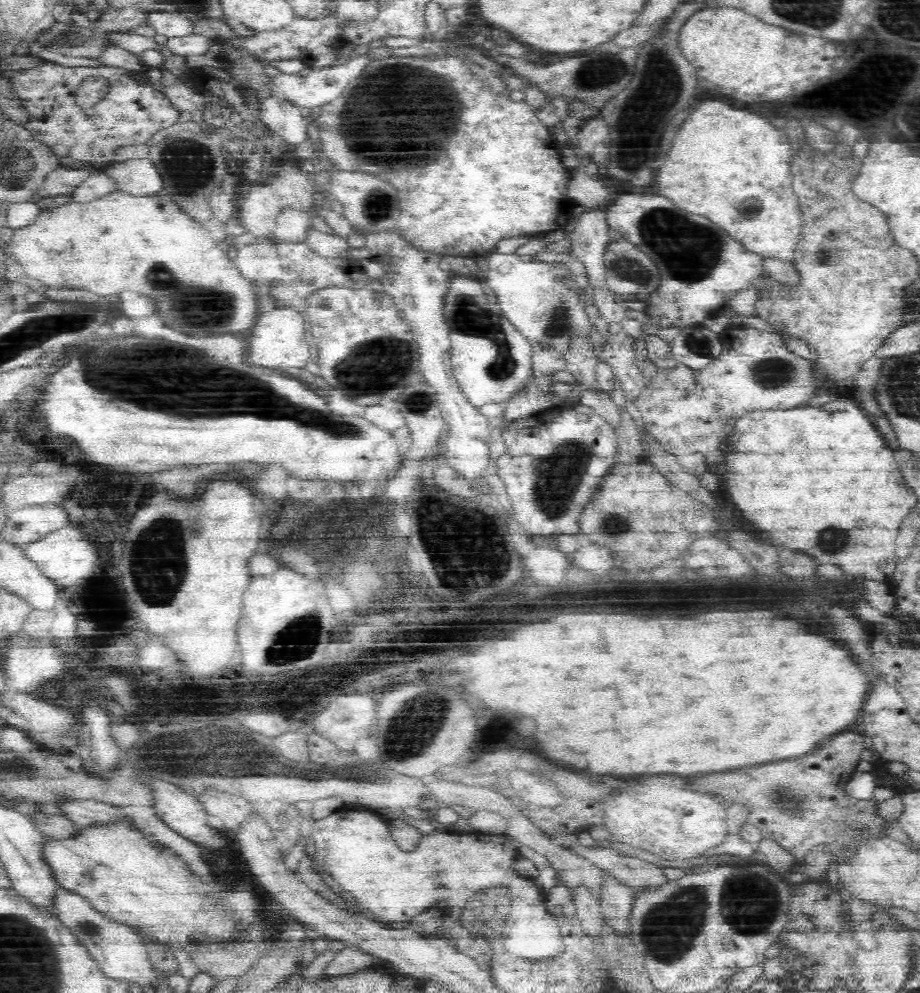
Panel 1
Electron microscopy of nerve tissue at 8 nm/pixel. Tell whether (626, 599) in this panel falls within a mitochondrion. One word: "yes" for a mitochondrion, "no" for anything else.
yes

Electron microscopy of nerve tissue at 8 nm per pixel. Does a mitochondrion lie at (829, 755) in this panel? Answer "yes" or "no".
no

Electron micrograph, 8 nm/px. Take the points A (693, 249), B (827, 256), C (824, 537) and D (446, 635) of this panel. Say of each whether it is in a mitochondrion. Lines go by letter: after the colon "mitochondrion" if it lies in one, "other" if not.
A: mitochondrion
B: mitochondrion
C: mitochondrion
D: other

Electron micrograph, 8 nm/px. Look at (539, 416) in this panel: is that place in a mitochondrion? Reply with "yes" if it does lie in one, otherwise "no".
no

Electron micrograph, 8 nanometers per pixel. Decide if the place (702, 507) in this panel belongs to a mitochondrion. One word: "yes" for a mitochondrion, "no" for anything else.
no

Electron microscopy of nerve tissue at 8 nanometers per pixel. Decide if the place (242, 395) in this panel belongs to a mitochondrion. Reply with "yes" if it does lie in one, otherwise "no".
yes

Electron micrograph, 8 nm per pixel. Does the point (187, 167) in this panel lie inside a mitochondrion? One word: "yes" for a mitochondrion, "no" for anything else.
yes

